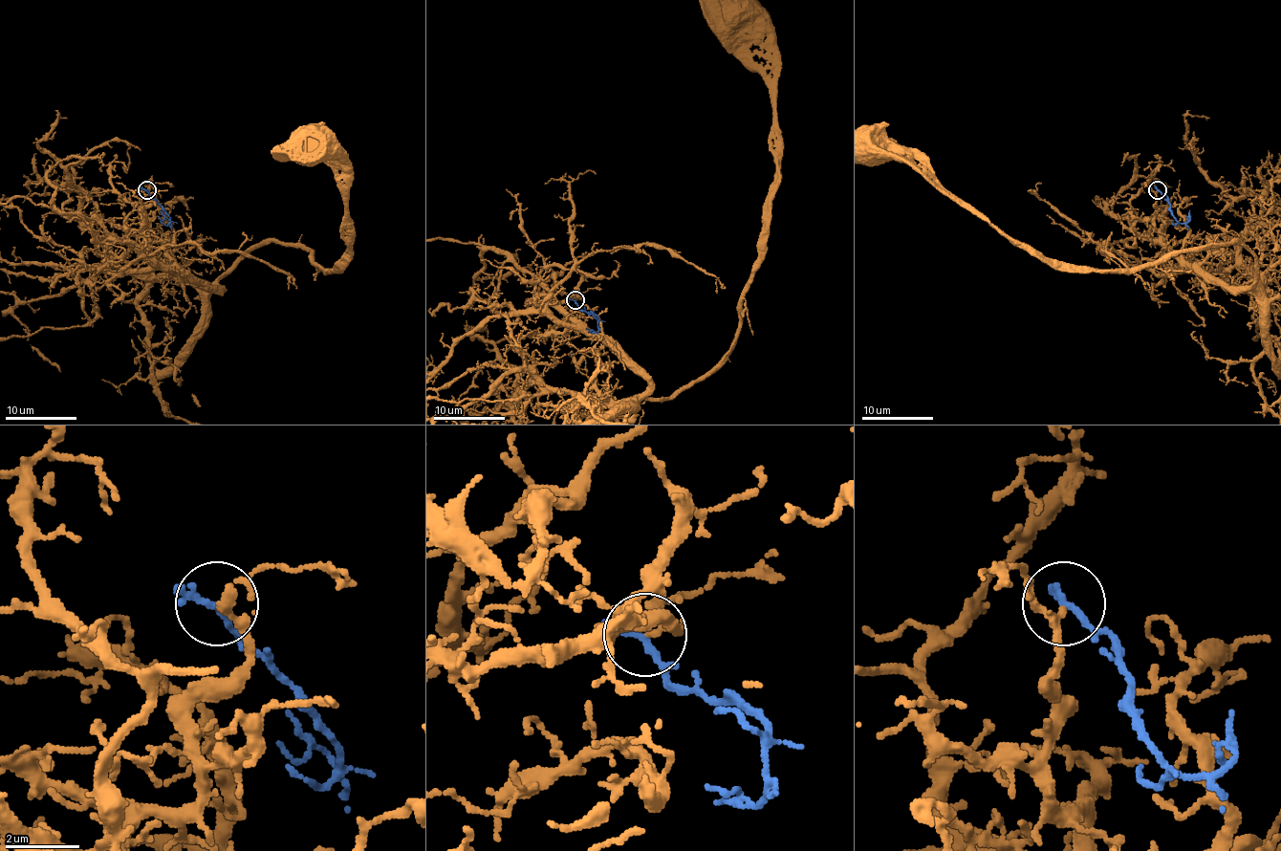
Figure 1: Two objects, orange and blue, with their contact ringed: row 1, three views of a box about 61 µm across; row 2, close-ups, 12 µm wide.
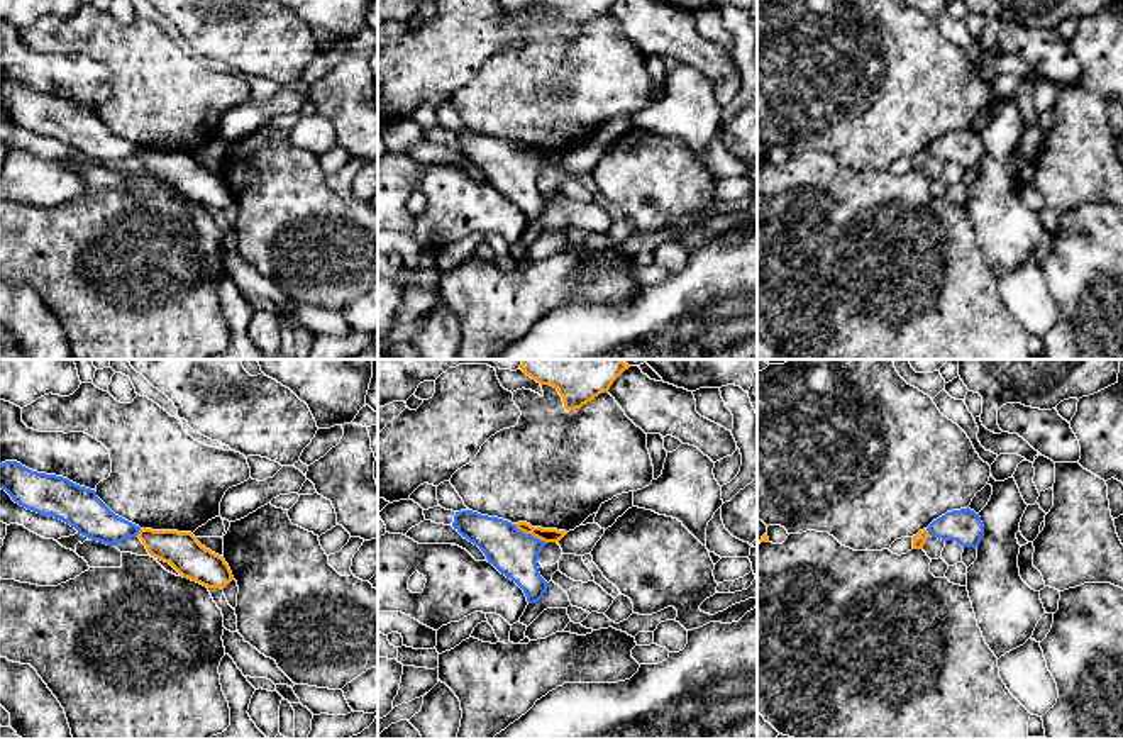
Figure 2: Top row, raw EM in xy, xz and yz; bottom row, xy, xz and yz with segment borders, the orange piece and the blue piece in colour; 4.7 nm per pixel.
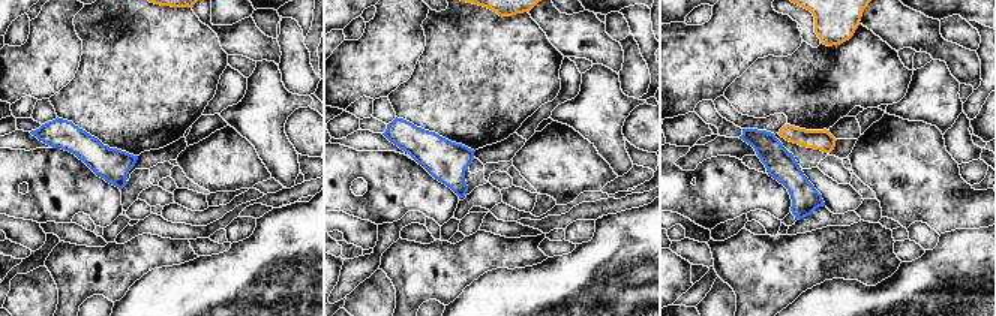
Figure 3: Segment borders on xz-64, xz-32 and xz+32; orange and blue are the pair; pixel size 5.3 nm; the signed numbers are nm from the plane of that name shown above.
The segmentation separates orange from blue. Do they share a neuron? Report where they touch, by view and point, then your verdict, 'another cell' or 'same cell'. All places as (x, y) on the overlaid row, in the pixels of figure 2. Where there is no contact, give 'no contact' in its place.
meets orange in xz at (531, 533); another cell

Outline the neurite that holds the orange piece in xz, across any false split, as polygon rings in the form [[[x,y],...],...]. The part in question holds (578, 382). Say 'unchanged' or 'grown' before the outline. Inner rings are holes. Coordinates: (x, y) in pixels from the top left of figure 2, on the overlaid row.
unchanged; [[[522,359],[520,370],[540,385],[554,386],[566,410],[576,410],[600,393],[630,366],[622,359]]]

